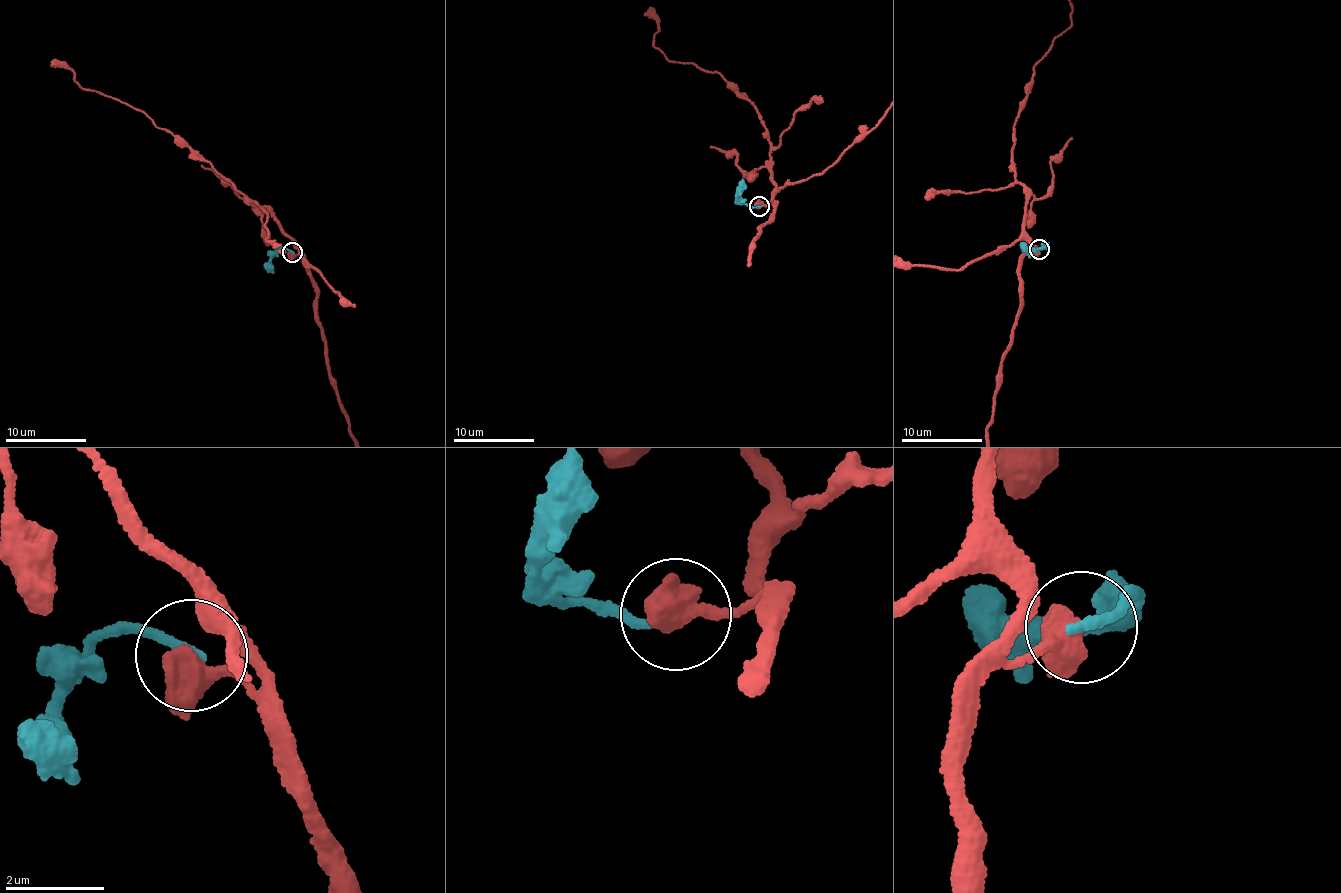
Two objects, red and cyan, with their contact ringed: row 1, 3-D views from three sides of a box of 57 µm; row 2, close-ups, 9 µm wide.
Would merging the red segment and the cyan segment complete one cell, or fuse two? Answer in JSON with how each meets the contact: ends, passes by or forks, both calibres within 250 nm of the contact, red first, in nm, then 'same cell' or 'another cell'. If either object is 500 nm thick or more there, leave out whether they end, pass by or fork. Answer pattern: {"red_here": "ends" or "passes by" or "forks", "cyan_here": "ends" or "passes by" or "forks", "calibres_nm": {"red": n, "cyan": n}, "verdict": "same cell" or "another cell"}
{"red_here": "passes by", "cyan_here": "ends", "calibres_nm": {"red": 480, "cyan": 200}, "verdict": "another cell"}

